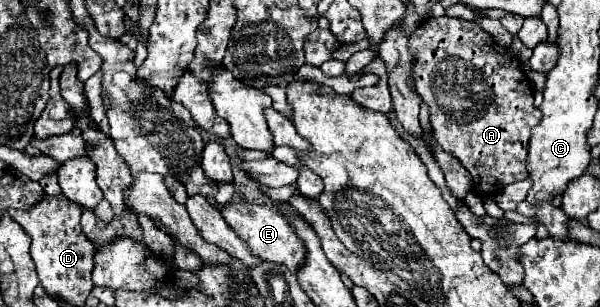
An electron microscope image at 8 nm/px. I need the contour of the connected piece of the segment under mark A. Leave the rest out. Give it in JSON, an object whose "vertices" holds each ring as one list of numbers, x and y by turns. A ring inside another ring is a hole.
{"vertices":[[428,18,418,24,416,32,408,38,408,50,414,56,412,76,418,94,430,106,430,122,434,138,444,152,458,158,474,180,478,196,492,196,504,186,528,176,528,140,530,130,540,122,540,110,534,108,534,94,526,82,520,60,510,48,502,48,494,38,474,20,462,18]]}

